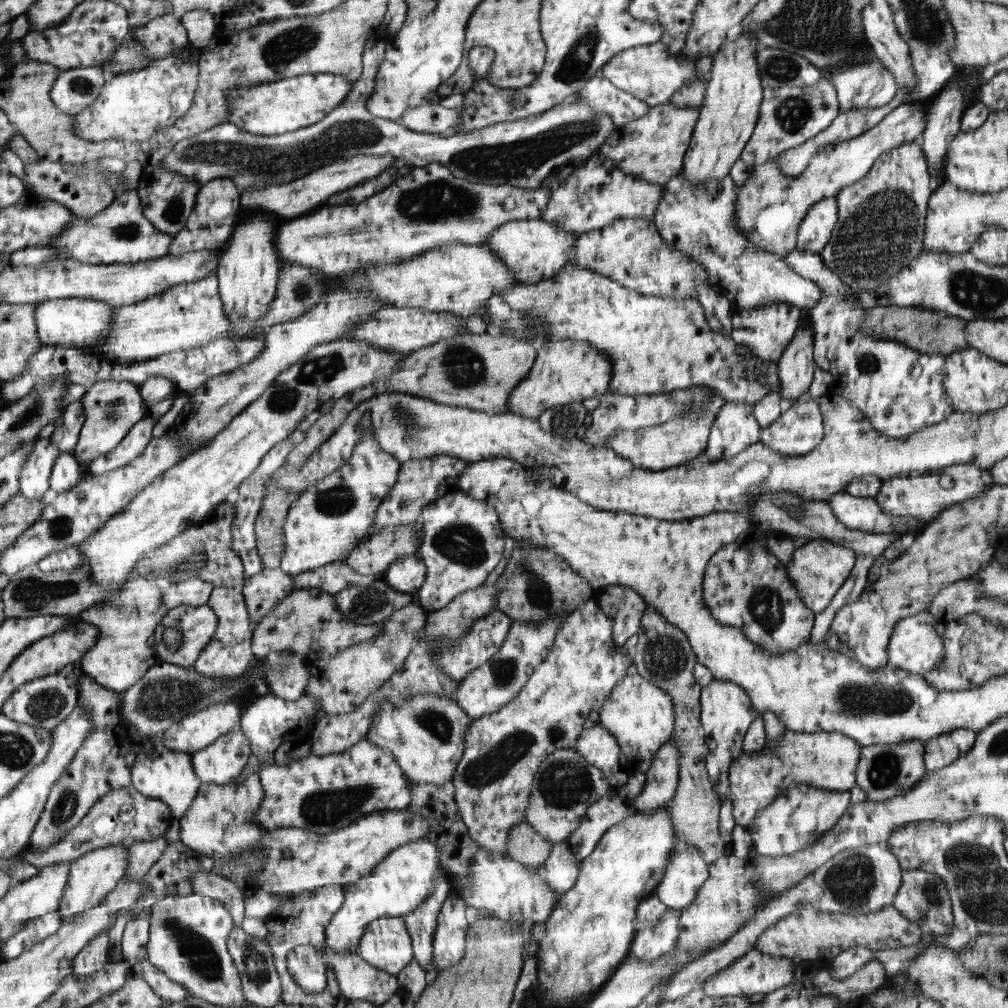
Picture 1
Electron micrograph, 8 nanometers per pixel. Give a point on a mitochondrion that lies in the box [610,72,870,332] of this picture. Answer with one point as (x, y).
(792, 113)

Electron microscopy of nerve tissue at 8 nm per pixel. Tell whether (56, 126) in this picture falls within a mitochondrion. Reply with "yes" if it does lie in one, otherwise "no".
no

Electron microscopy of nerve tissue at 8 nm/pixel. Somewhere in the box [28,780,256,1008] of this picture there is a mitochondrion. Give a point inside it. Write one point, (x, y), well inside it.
(200, 953)

